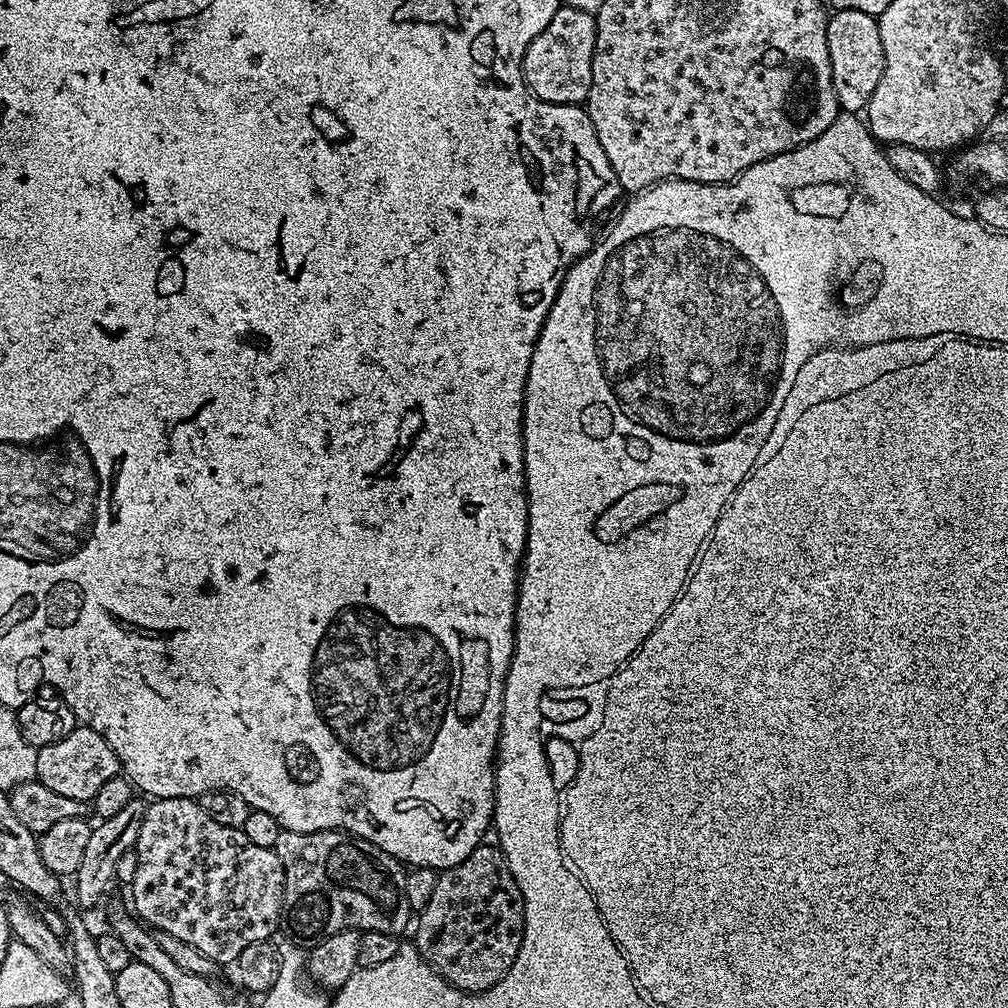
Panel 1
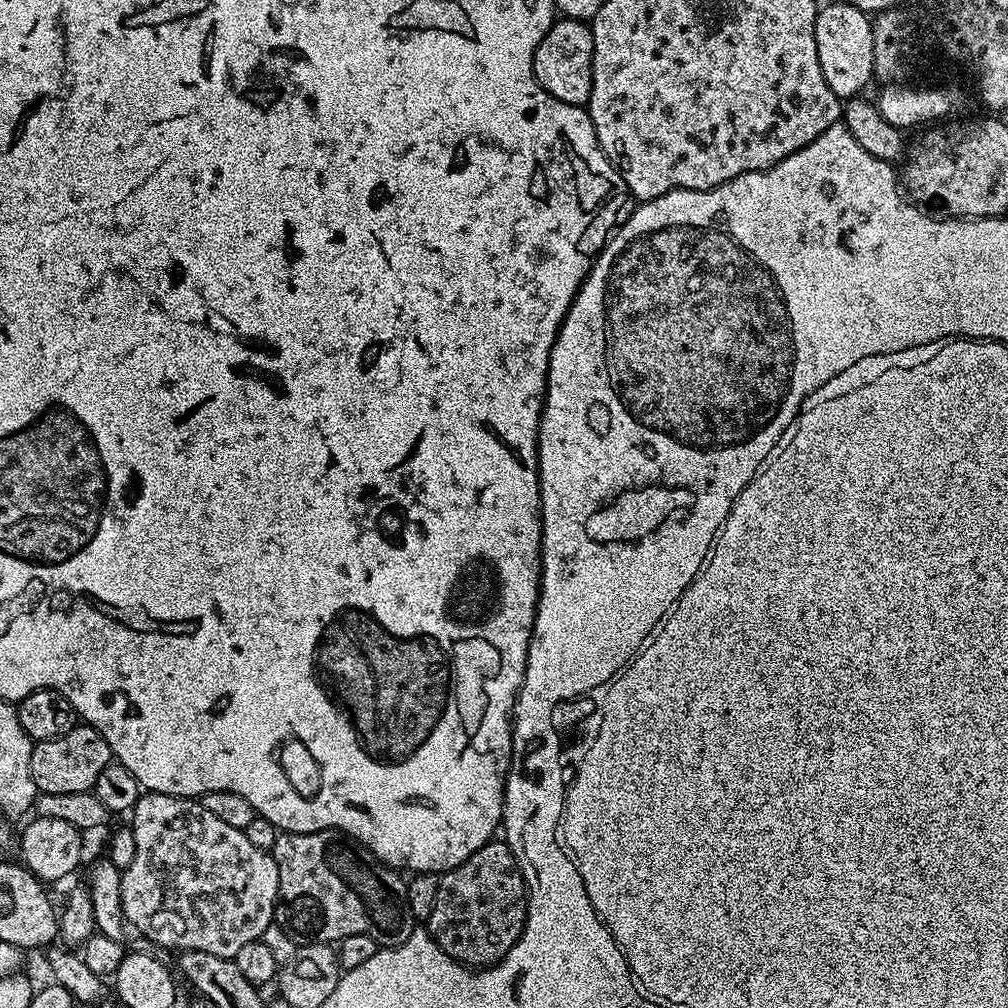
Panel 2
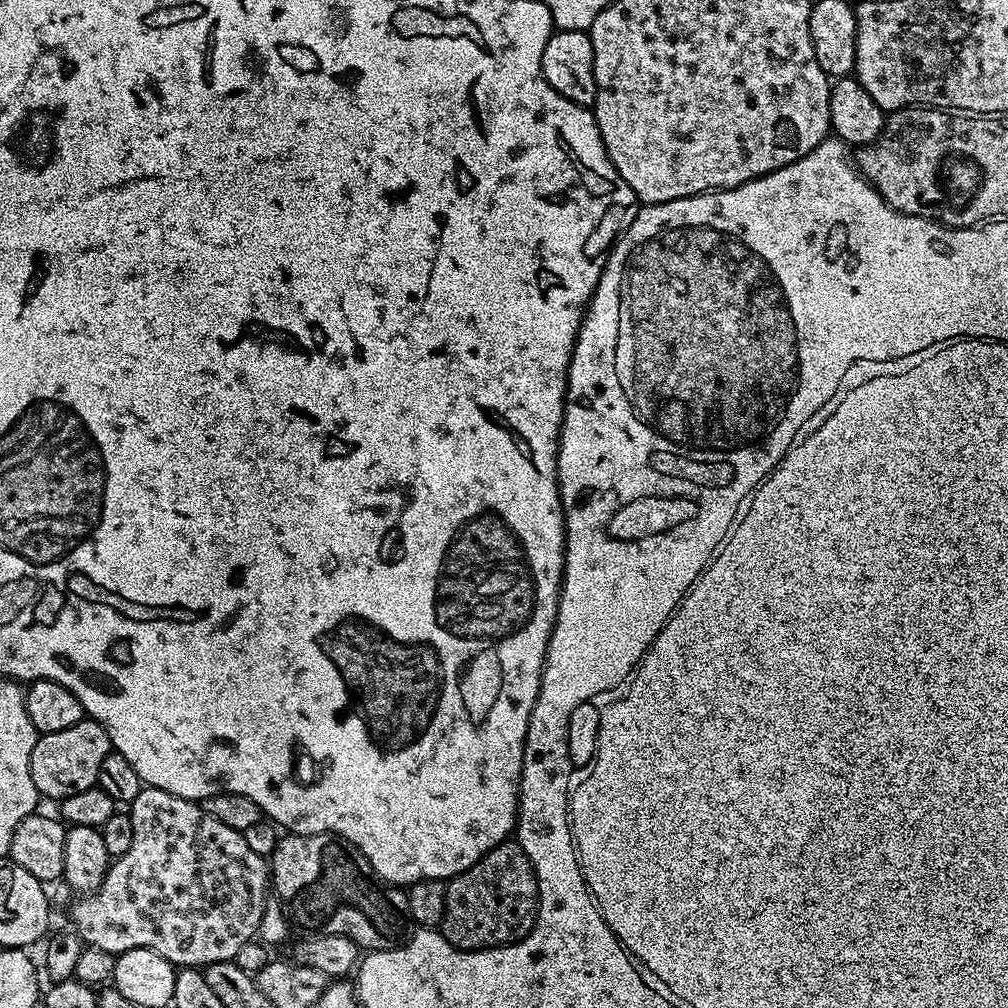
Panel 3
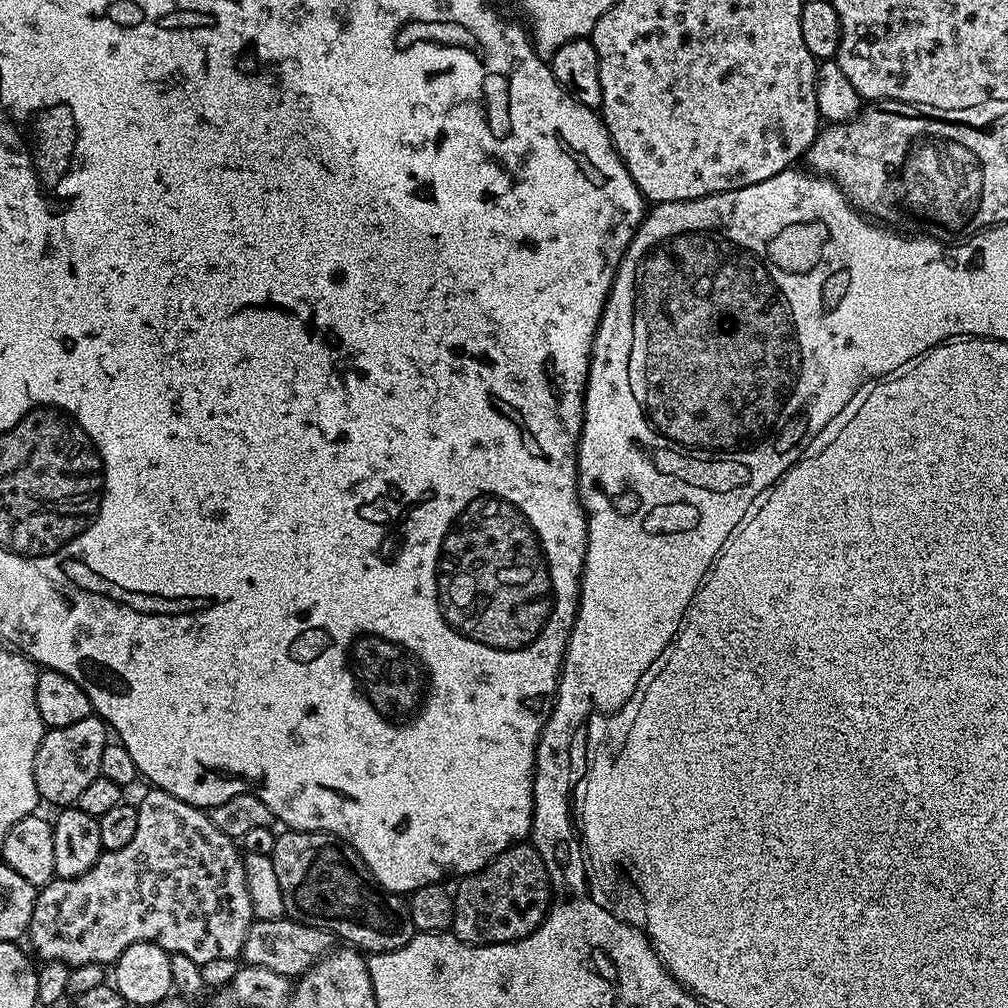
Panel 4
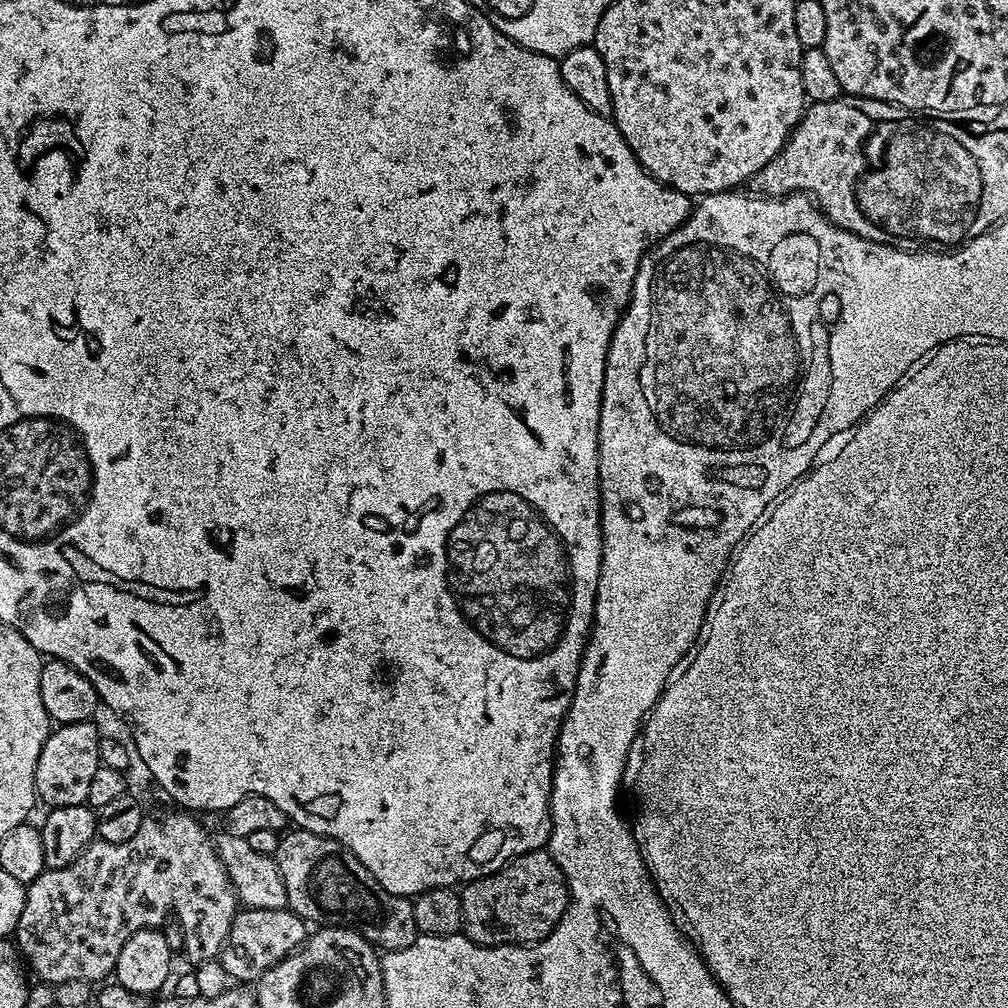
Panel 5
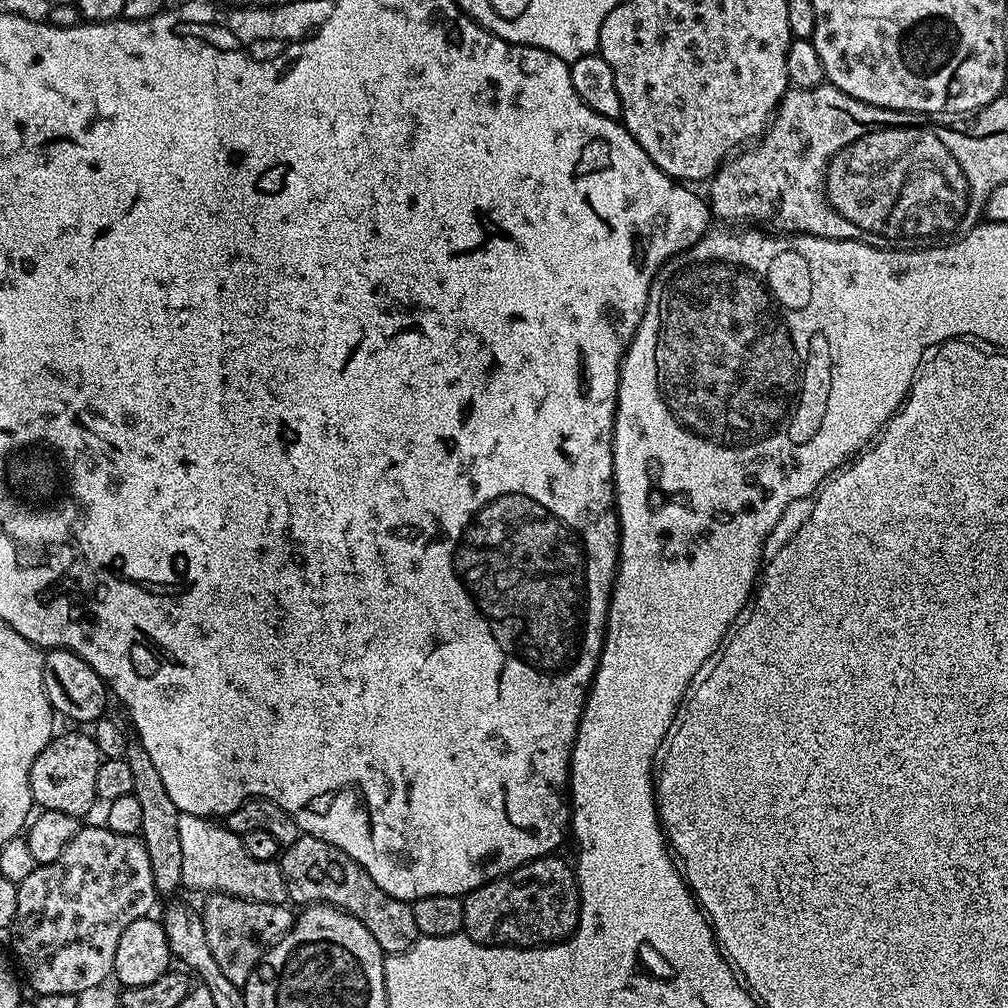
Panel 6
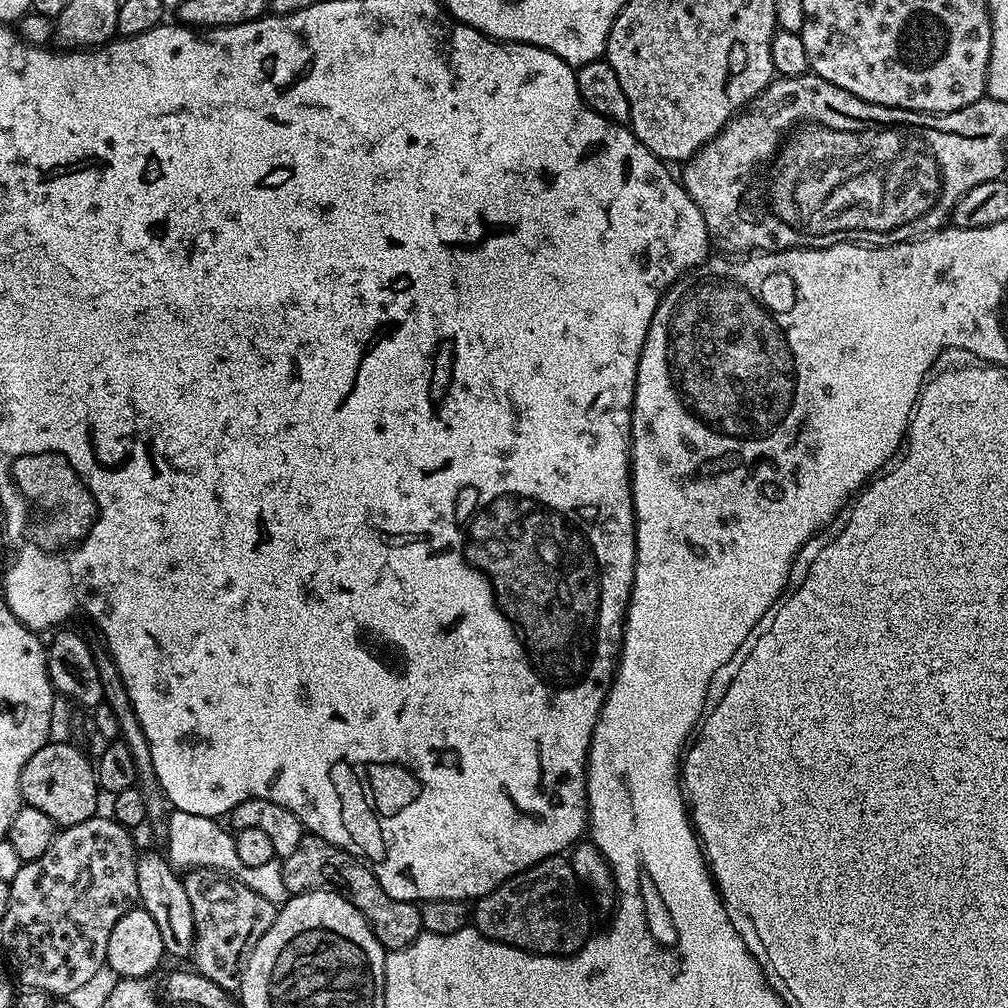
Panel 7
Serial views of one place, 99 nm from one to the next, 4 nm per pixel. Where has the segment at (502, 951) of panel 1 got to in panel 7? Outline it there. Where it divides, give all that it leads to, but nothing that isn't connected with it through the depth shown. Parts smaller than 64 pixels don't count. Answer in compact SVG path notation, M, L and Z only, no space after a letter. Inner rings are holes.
M563 855L551 856L502 882L494 891L475 901L471 923L486 938L536 956L573 956L593 935L592 912L584 901L581 881Z

